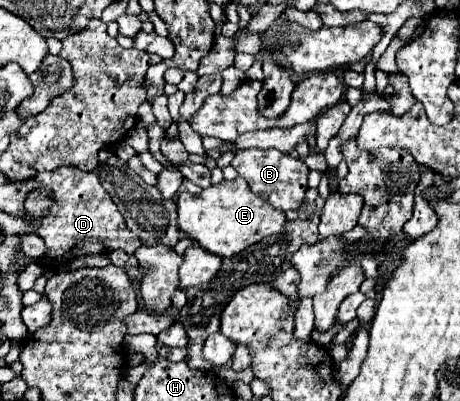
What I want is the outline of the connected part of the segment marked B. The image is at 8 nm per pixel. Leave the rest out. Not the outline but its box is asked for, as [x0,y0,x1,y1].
[231,149,309,211]

